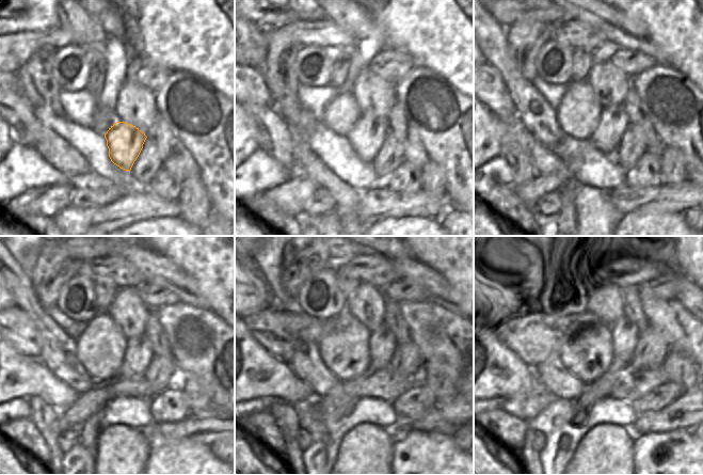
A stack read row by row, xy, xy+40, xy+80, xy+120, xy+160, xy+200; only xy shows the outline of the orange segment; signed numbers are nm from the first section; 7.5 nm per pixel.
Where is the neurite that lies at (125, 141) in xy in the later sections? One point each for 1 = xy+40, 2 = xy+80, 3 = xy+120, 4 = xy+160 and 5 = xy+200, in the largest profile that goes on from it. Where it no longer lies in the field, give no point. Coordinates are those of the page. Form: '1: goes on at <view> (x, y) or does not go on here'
1: goes on at xy+40 (367, 136)
2: goes on at xy+80 (613, 121)
3: goes on at xy+120 (139, 353)
4: goes on at xy+160 (382, 344)
5: goes on at xy+200 (624, 334)

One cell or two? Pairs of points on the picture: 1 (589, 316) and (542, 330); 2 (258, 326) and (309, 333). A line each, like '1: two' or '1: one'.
1: one
2: one

